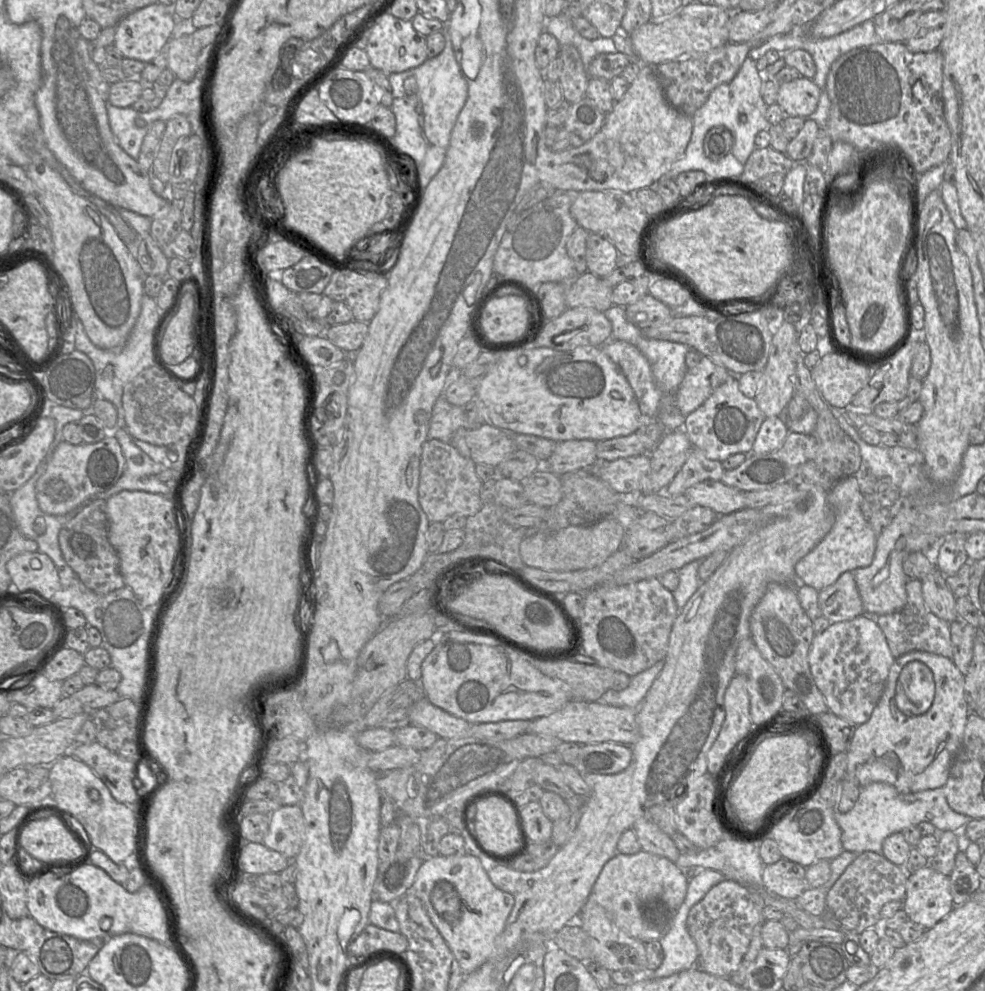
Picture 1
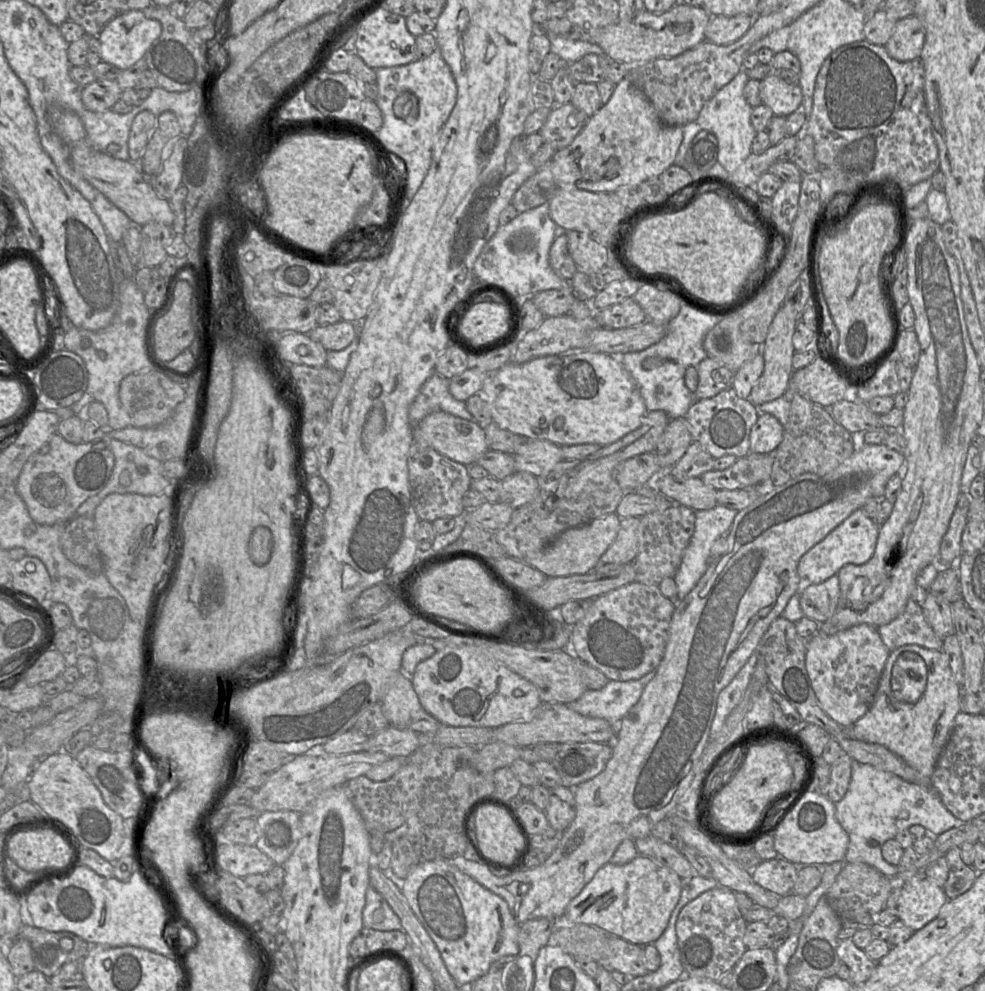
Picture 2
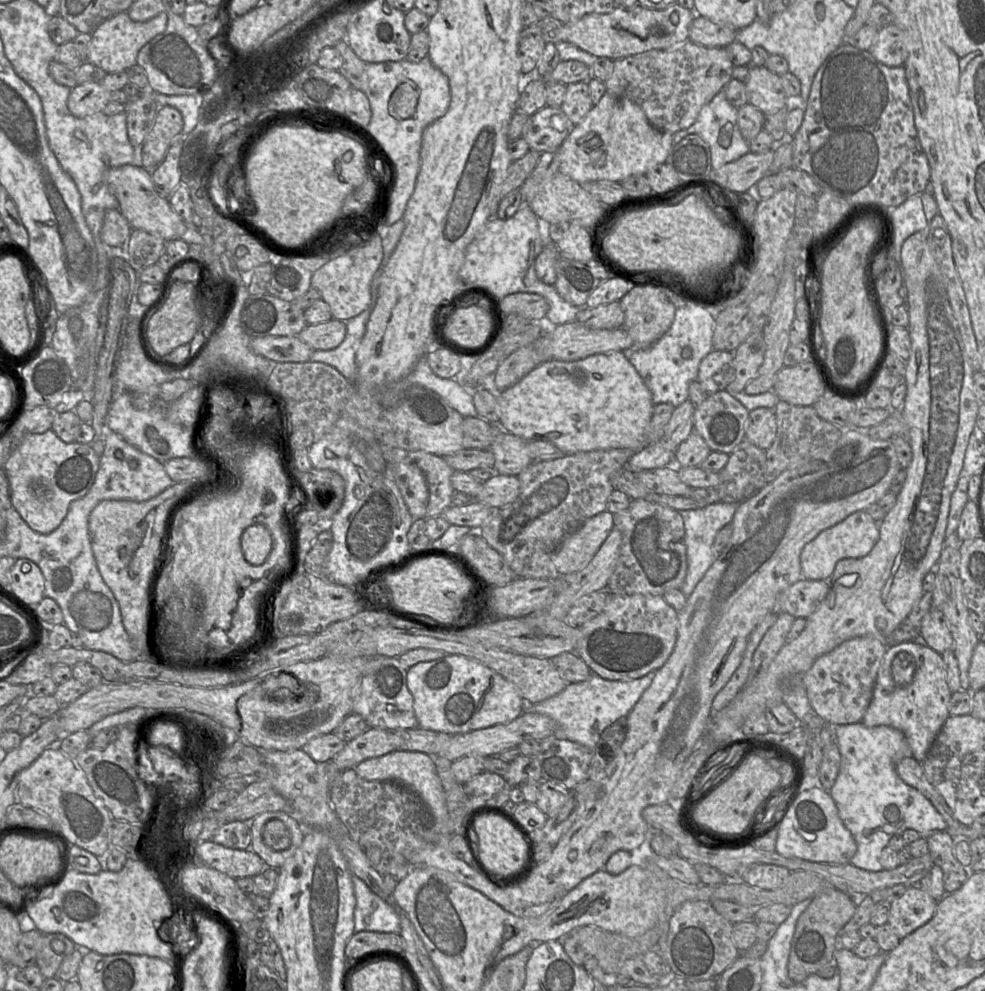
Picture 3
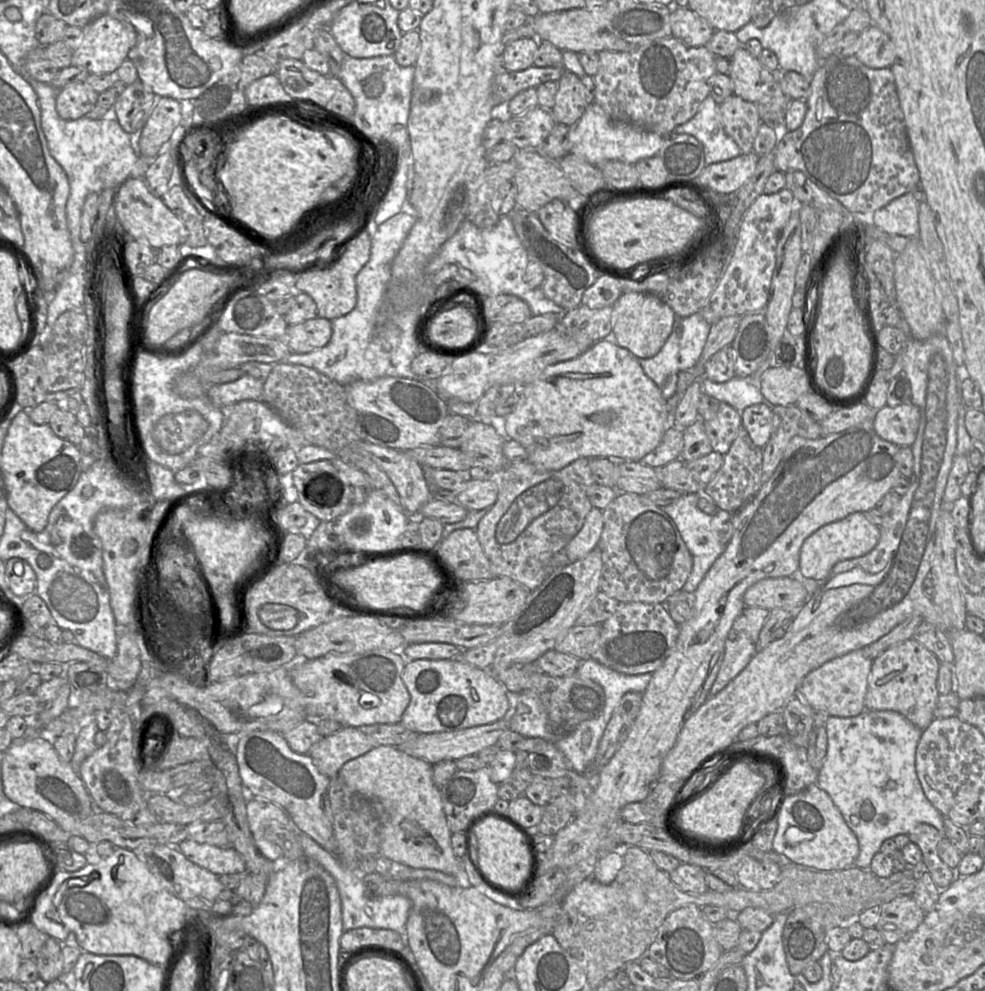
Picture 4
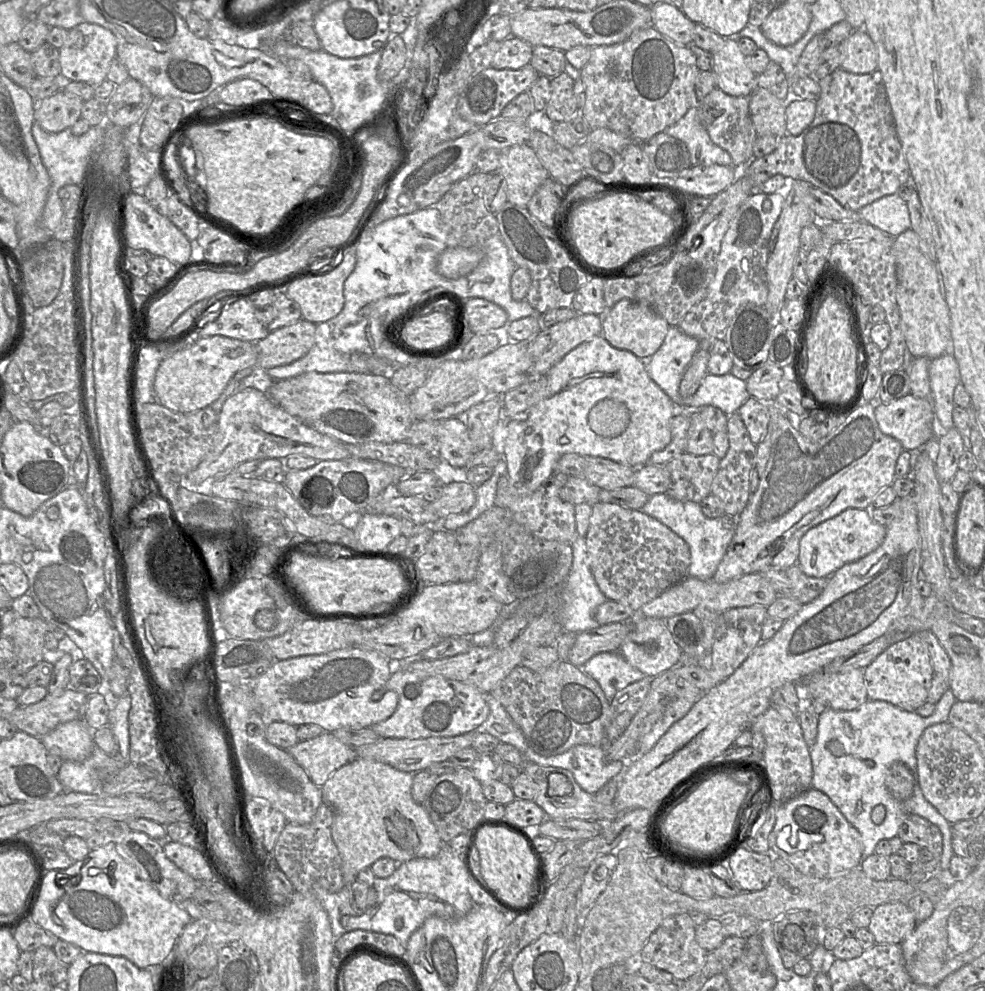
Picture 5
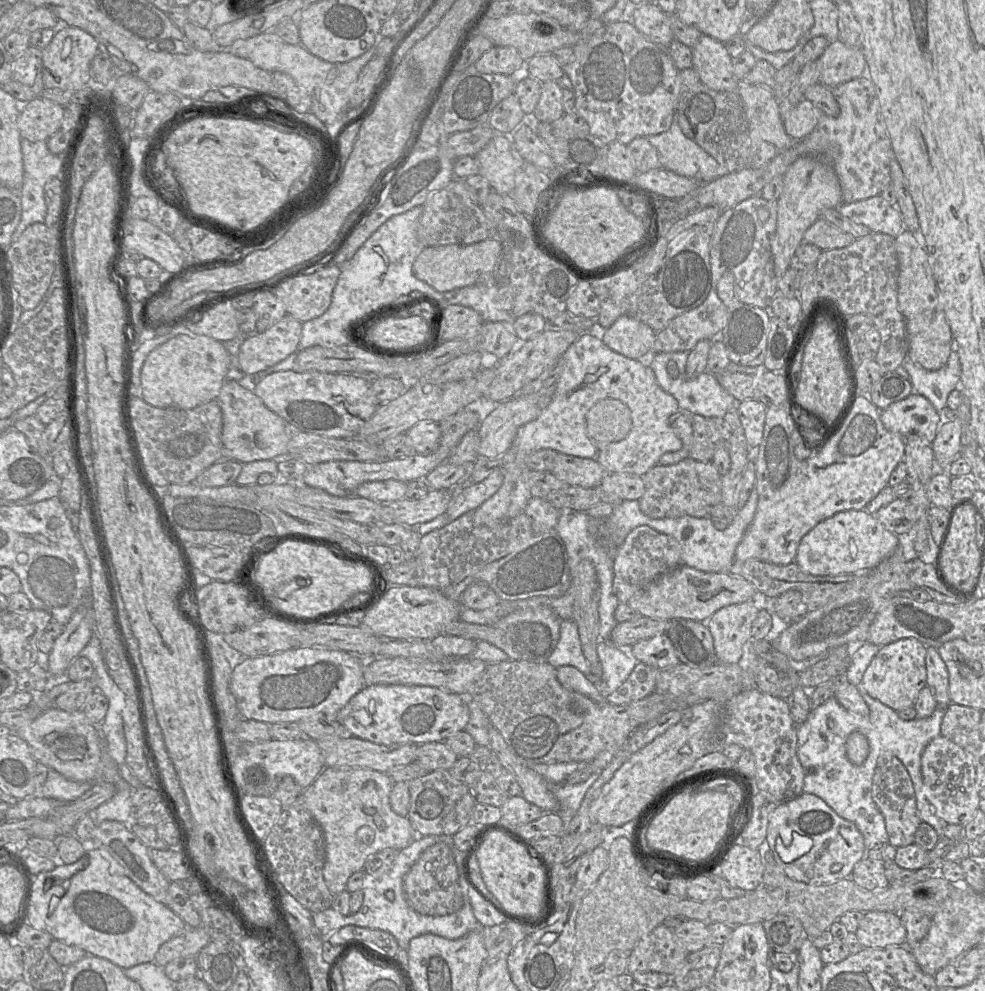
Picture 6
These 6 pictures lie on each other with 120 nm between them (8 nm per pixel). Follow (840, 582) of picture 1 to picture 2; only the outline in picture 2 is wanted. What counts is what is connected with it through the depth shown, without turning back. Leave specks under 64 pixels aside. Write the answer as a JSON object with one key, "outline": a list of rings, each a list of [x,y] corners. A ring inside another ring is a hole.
{"outline":[[[837,574],[820,584],[803,585],[799,597],[804,617],[819,624],[826,622],[836,611],[840,593]]]}

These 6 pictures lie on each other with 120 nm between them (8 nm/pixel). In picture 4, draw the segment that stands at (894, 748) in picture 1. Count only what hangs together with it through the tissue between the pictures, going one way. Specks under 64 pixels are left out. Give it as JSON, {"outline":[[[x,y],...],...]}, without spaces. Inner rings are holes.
{"outline":[[[913,638],[897,643],[873,660],[868,677],[865,709],[892,710],[925,730],[934,719],[939,697],[937,677],[941,662],[924,645]]]}

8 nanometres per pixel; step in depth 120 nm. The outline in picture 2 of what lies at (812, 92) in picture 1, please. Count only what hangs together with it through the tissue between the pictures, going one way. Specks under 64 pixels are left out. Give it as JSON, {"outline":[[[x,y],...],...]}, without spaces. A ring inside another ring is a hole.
{"outline":[[[775,71],[760,81],[759,94],[776,116],[787,117],[801,108],[803,100],[800,86],[786,83]]]}

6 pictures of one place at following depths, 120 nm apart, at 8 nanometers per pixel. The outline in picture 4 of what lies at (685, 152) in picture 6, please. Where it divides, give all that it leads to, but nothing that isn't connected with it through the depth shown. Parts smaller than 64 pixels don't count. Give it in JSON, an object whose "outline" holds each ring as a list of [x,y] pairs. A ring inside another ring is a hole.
{"outline":[[[708,96],[689,121],[669,134],[694,136],[704,148],[706,166],[736,158],[742,154],[736,142],[728,136],[722,125],[719,105]]]}

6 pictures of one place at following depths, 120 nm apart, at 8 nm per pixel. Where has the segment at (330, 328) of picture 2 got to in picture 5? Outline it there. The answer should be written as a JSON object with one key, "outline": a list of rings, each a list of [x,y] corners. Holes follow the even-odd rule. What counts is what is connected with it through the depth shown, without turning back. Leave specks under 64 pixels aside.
{"outline":[[[303,318],[294,324],[270,332],[267,337],[255,342],[258,353],[256,367],[269,369],[276,366],[286,365],[300,359],[313,347],[315,342],[315,332],[316,324]]]}

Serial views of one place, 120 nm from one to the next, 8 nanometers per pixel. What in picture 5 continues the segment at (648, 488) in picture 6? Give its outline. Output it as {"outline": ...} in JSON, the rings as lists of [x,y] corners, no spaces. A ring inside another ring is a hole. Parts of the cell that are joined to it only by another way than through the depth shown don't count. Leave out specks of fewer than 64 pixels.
{"outline":[[[685,451],[664,465],[671,477],[671,486],[666,494],[678,501],[692,501],[700,504],[711,494],[711,485],[719,469],[719,465],[720,459],[713,453],[695,456]]]}

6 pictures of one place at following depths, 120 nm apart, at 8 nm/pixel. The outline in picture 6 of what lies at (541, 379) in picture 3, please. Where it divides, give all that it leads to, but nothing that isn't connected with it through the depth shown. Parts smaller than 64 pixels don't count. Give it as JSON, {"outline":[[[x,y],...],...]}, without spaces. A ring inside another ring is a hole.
{"outline":[[[589,333],[581,334],[560,357],[560,376],[555,384],[551,402],[536,419],[518,429],[511,447],[513,462],[508,464],[504,471],[503,484],[491,498],[474,510],[475,522],[496,525],[524,512],[531,499],[531,470],[524,467],[523,458],[534,451],[548,449],[560,454],[593,459],[607,474],[626,473],[643,476],[658,465],[663,454],[682,449],[682,441],[672,428],[673,419],[679,412],[677,400],[659,386],[652,369],[645,365],[645,362],[614,352],[602,340]]]}

